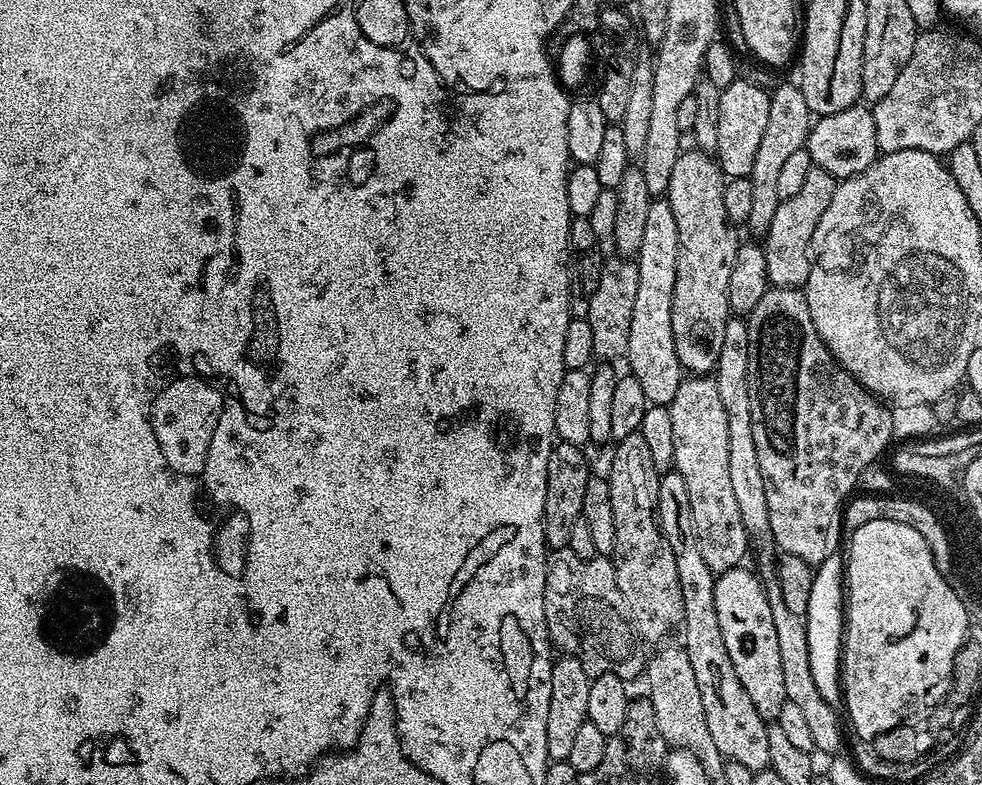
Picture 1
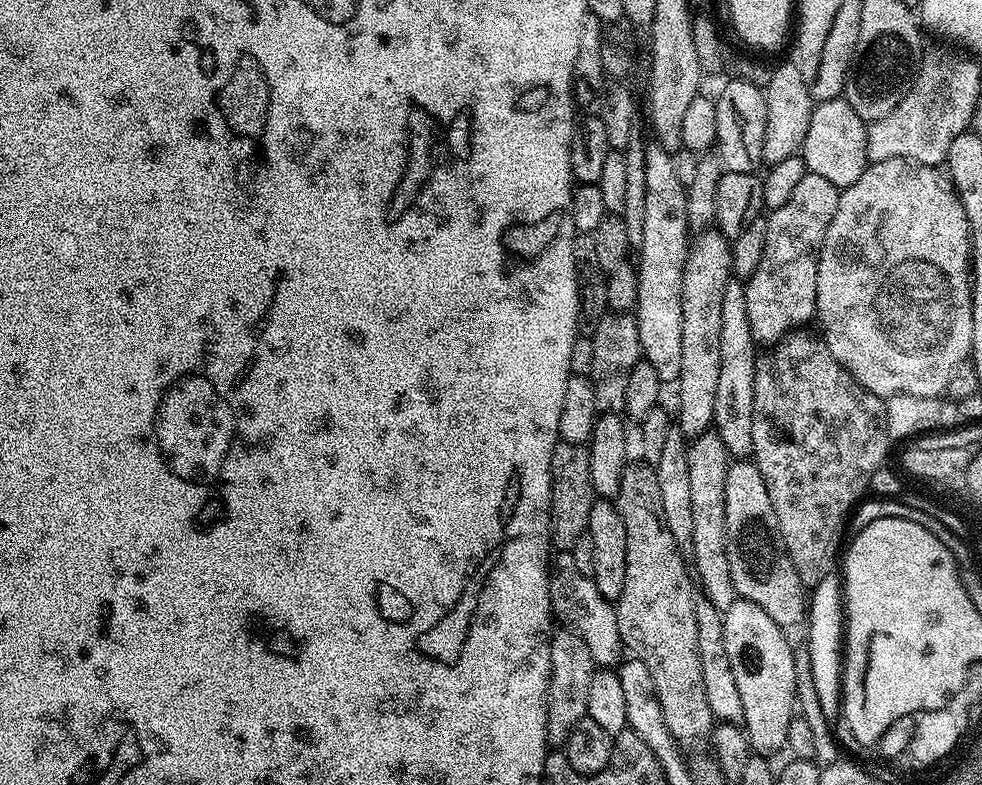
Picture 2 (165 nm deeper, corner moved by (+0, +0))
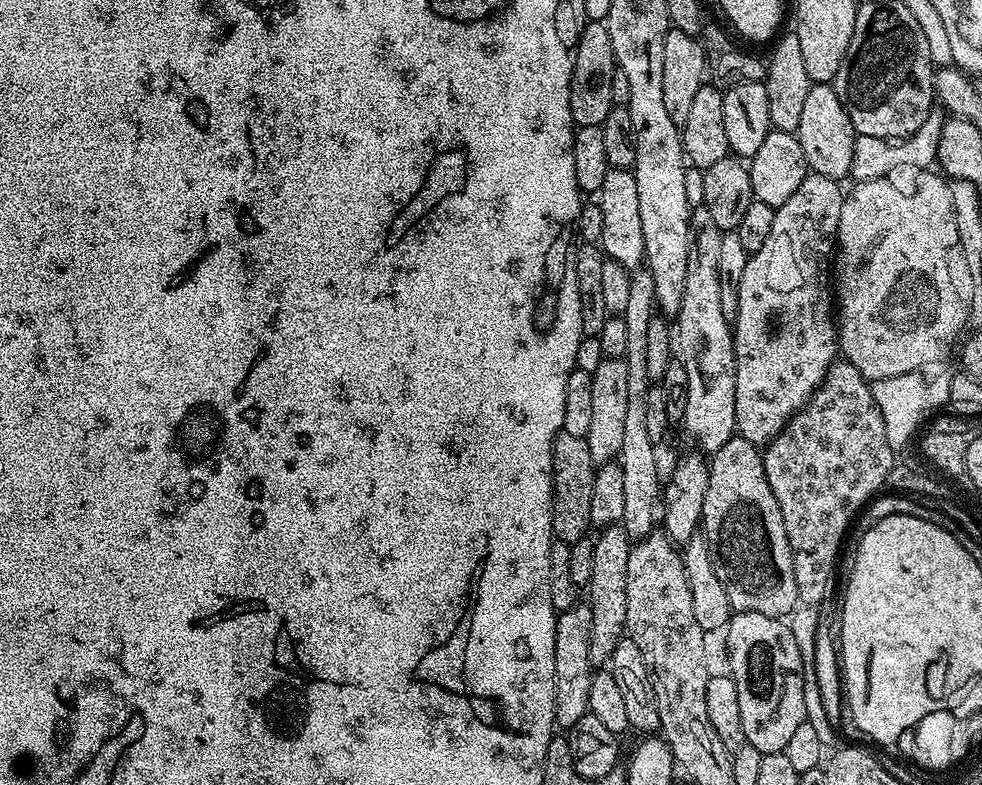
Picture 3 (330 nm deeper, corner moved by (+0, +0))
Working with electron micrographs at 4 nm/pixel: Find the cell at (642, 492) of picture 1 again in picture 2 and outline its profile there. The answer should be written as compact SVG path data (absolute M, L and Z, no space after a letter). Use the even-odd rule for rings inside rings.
M643 462L629 463L614 503L626 526L626 586L622 586L620 599L614 604L620 643L632 651L629 653L635 659L646 662L646 670L650 670L650 678L654 678L662 718L666 718L666 726L670 726L676 743L687 746L699 740L707 741L712 734L714 717L706 698L702 662L698 658L698 618L694 614L697 597L692 596L694 580L685 553L677 546L664 521L655 467Z

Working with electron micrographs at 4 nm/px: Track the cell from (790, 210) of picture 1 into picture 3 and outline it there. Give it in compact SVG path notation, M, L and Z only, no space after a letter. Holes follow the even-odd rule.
M809 171L794 195L782 202L782 206L775 208L774 226L770 230L770 238L766 238L762 250L751 253L746 262L746 270L742 270L742 282L738 286L738 310L734 321L734 350L736 351L736 381L734 382L734 410L736 411L736 430L739 436L746 438L757 446L767 446L772 439L783 432L784 428L792 421L792 417L808 403L808 400L820 383L826 378L830 366L838 359L838 320L834 315L834 284L830 279L830 265L834 260L836 247L836 235L838 234L838 218L842 218L842 202L846 195L841 181L834 178L826 178L822 174Z

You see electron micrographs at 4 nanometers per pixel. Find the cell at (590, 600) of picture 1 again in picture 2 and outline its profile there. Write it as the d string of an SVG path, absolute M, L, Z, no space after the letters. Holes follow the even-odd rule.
M564 554L559 557L560 565L551 569L548 577L552 615L563 627L570 629L590 649L590 654L600 666L616 666L621 663L622 645L618 618L613 601L602 598L602 590L592 580L592 577L579 572L572 564L571 555Z

